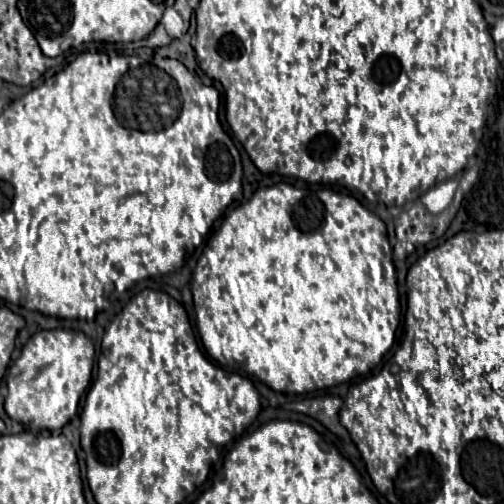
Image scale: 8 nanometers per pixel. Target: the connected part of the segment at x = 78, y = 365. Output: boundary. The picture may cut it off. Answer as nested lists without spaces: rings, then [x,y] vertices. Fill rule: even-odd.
[[[55,329],[33,335],[7,375],[7,415],[27,427],[61,429],[77,413],[79,399],[91,383],[93,357],[93,341],[81,331]]]

